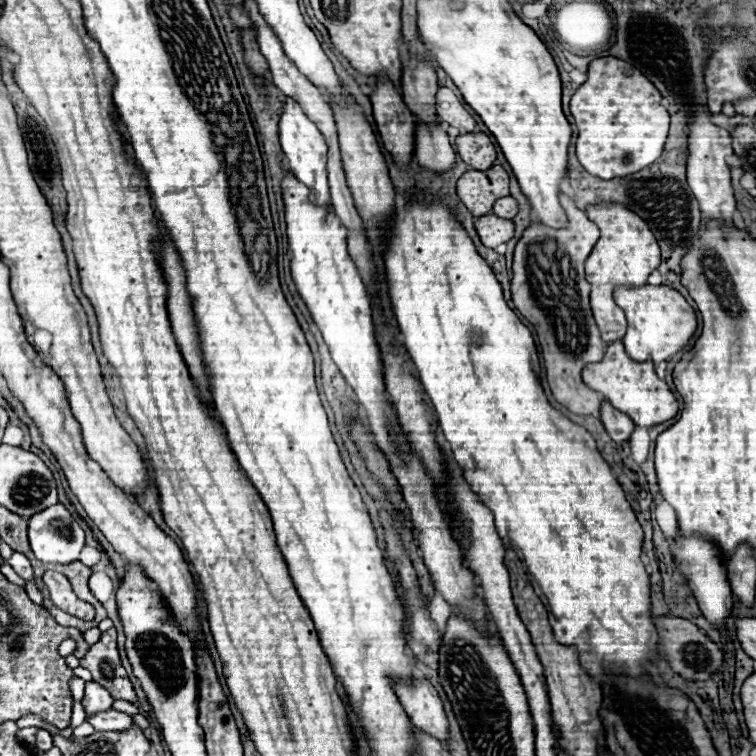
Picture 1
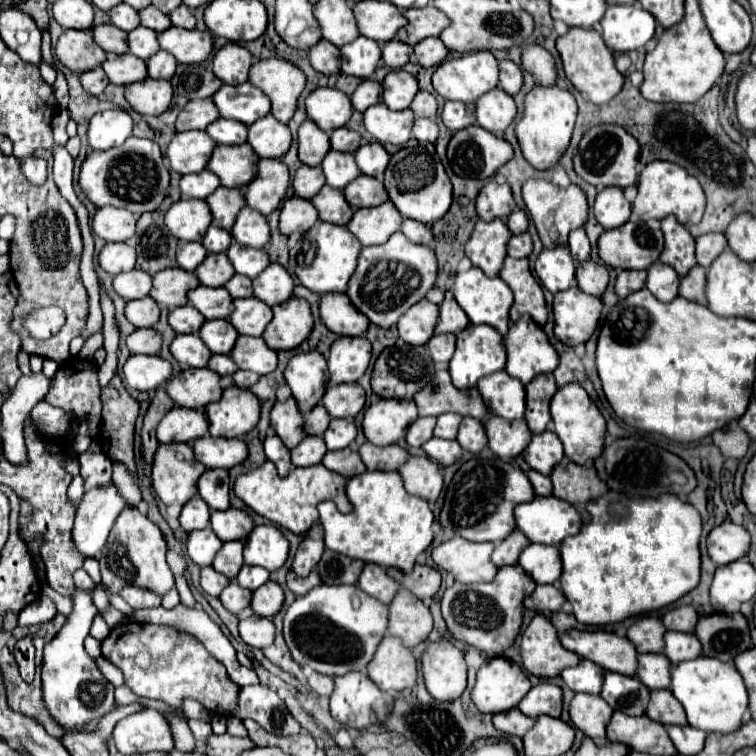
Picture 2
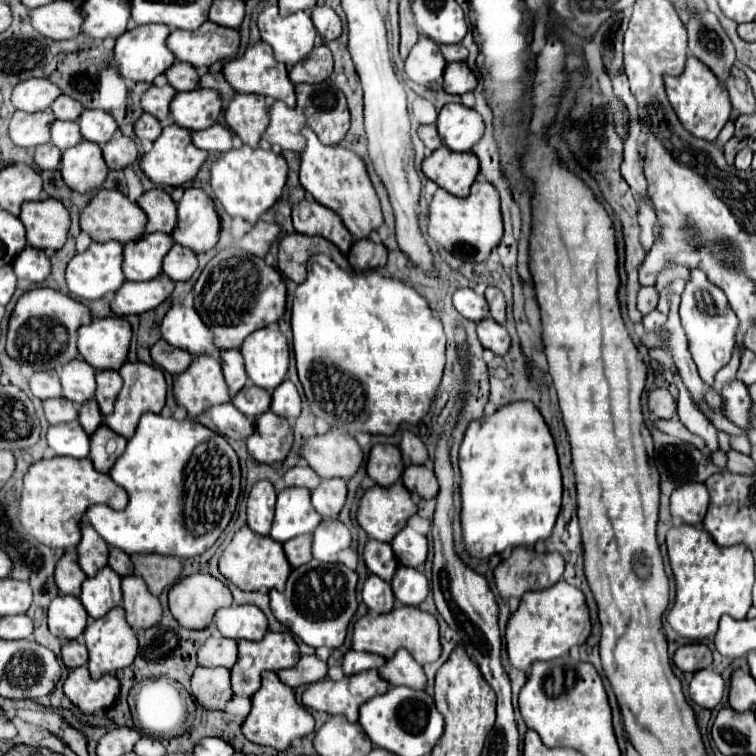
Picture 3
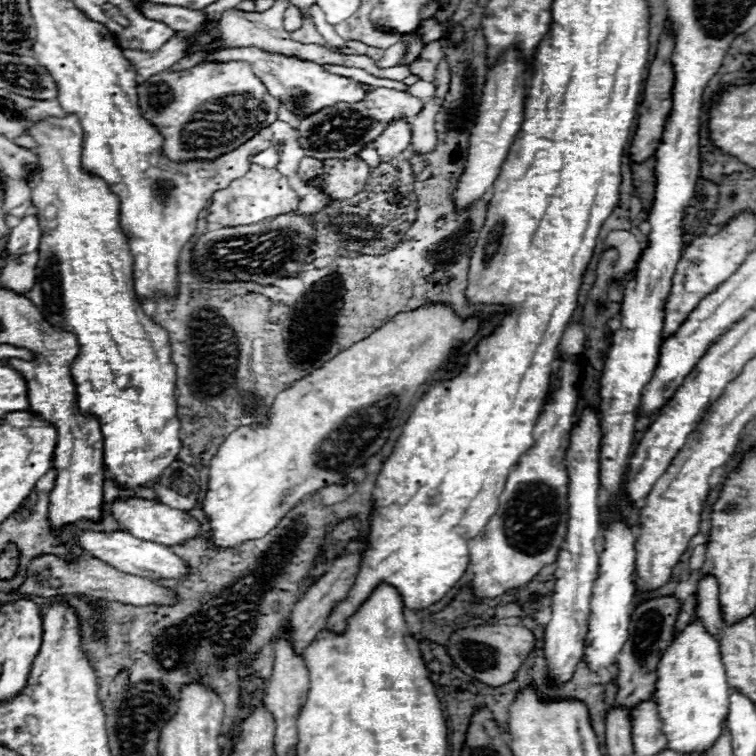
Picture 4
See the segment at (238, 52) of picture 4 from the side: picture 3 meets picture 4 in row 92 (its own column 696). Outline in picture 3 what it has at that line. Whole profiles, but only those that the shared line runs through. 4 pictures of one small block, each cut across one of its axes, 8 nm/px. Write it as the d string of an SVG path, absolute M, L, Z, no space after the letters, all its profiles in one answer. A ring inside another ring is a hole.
M700 270L690 272L690 280L688 280L686 290L682 294L680 318L682 318L682 326L688 334L690 354L698 366L698 372L704 378L704 382L710 382L710 386L714 386L714 374L730 362L732 350L736 346L734 332L738 326L738 318L732 312L732 308L728 306L724 292L720 288L712 286L708 282L706 274L702 274Z

